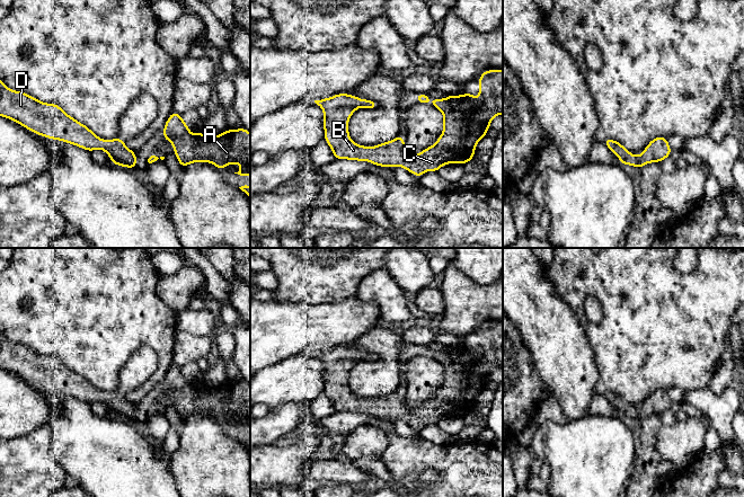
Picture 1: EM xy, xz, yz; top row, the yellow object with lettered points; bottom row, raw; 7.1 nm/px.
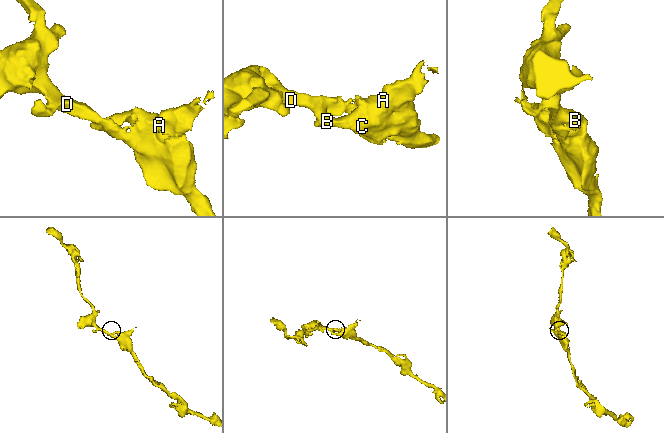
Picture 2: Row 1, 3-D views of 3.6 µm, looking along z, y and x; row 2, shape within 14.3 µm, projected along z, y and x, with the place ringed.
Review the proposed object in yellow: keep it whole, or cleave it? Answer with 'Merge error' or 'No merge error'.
No merge error

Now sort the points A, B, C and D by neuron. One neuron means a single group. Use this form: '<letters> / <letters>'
A B C D

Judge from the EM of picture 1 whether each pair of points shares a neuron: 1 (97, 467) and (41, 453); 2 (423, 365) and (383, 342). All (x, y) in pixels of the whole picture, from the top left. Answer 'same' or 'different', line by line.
1: different
2: different

